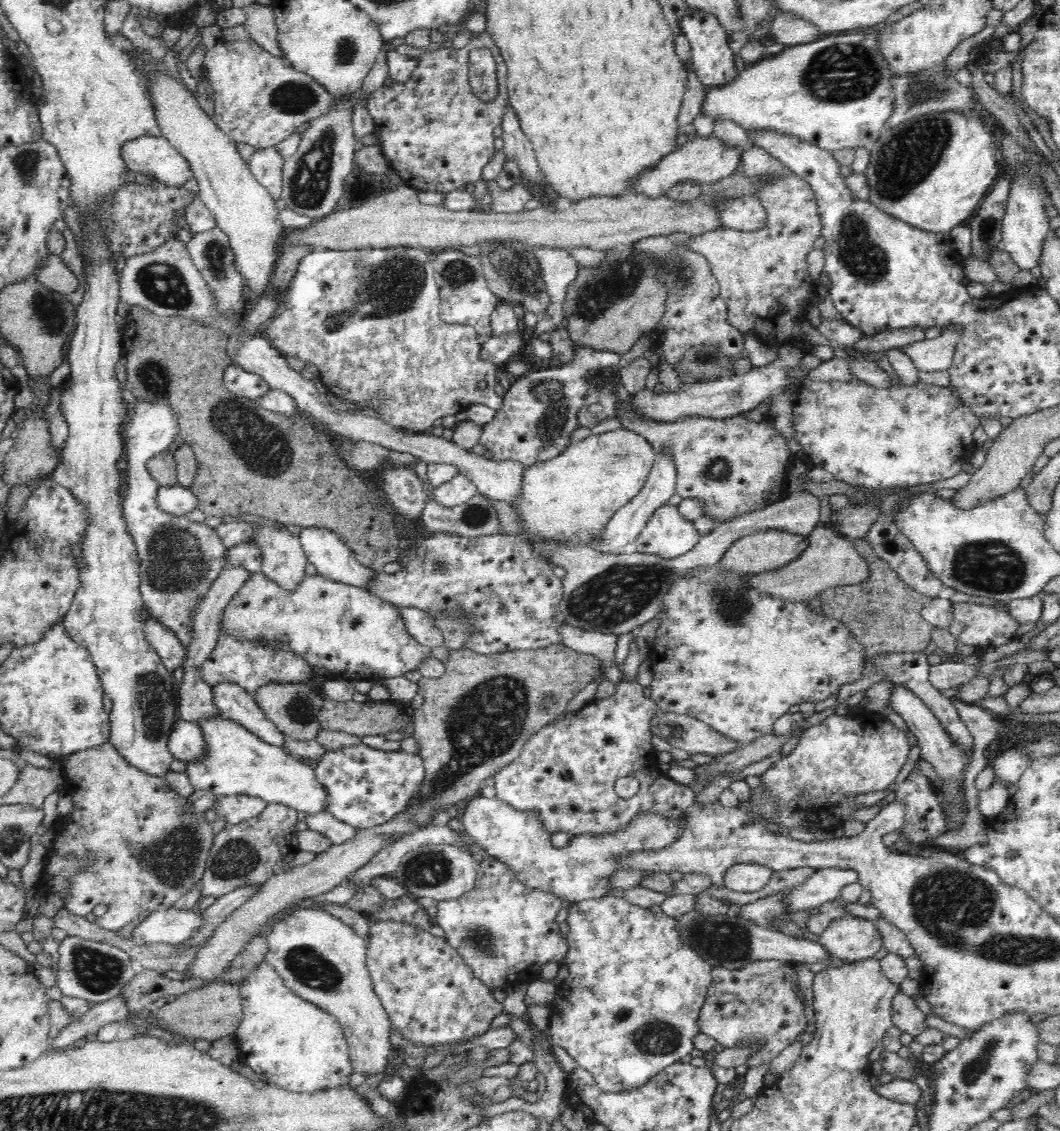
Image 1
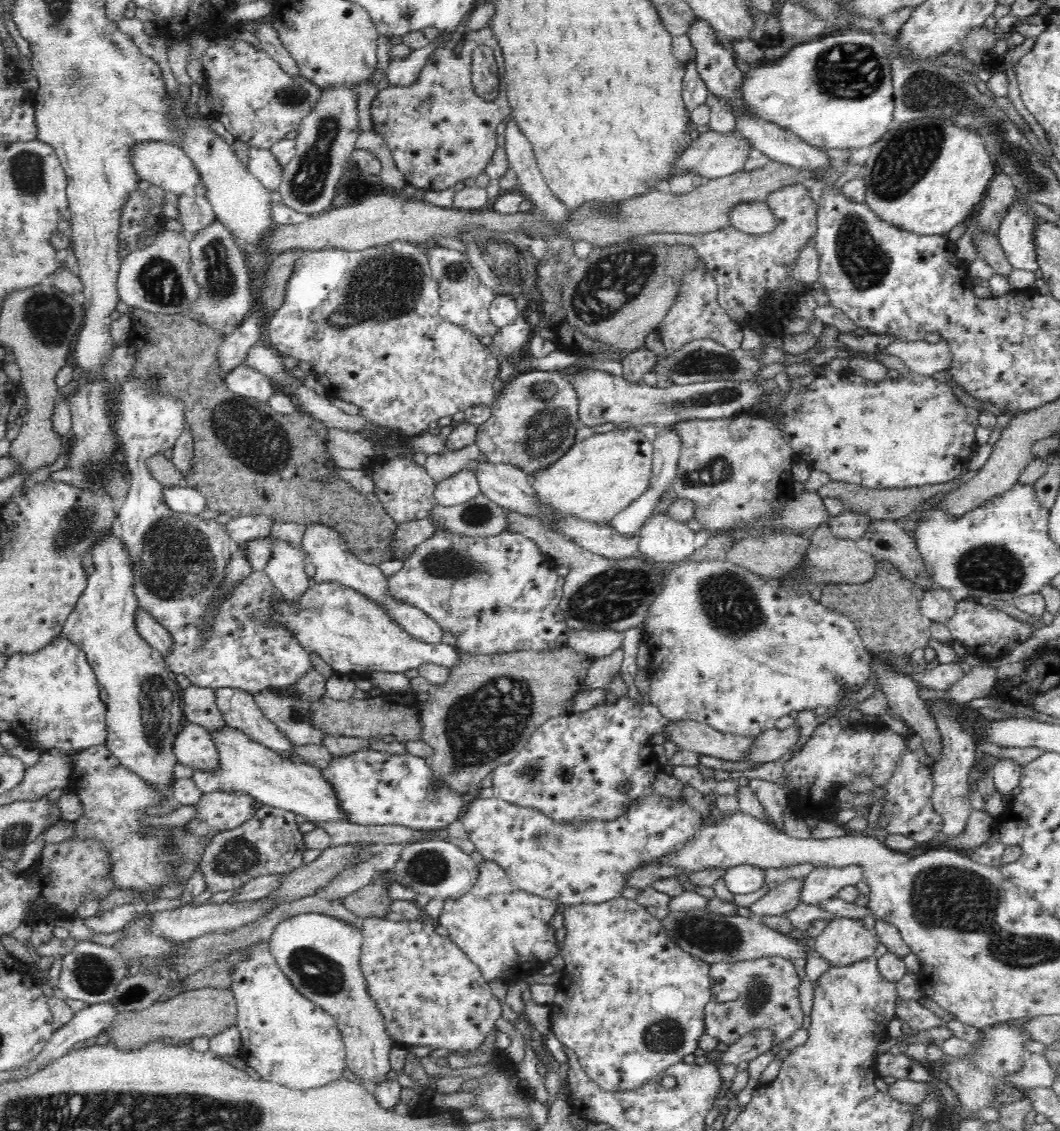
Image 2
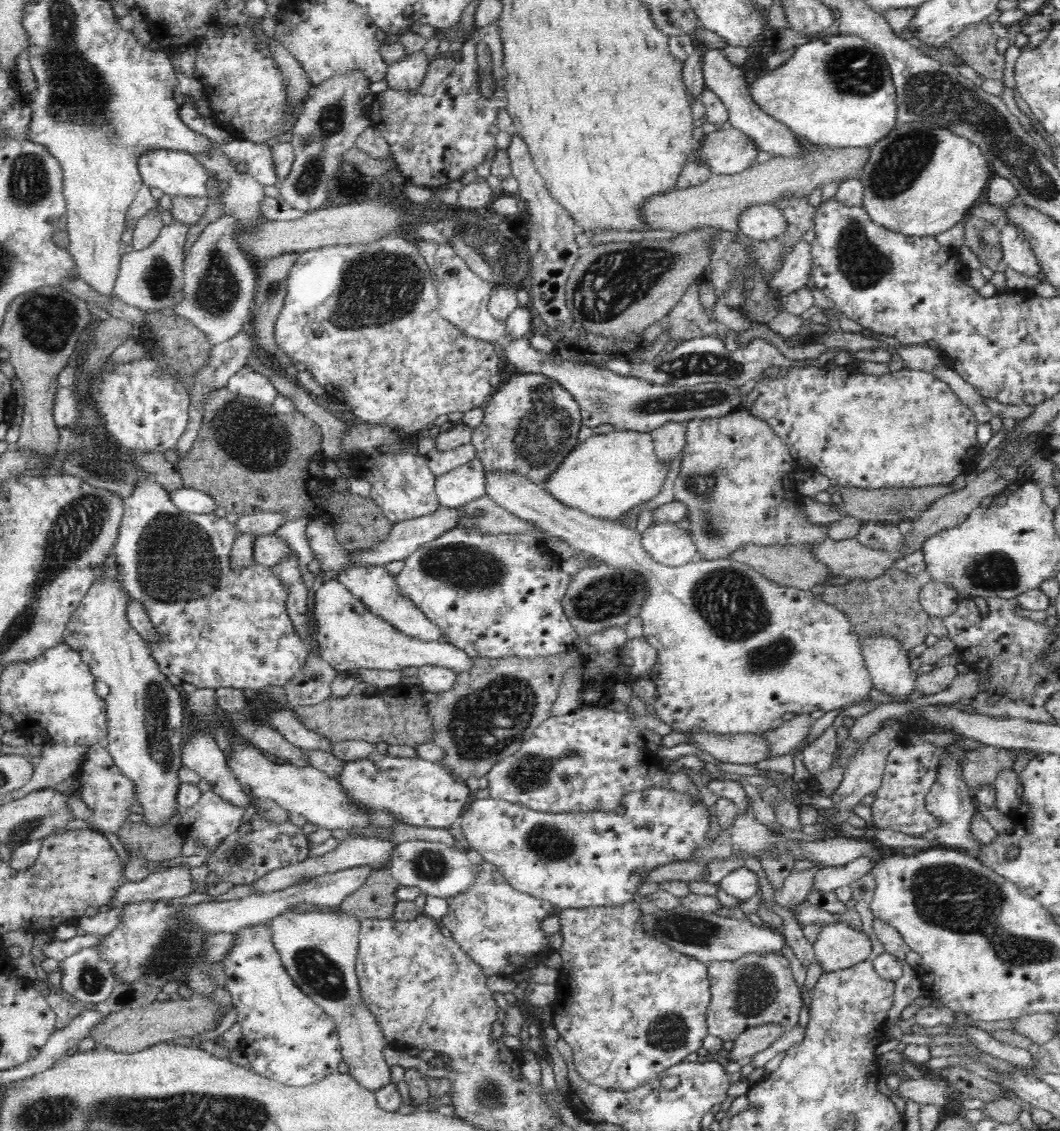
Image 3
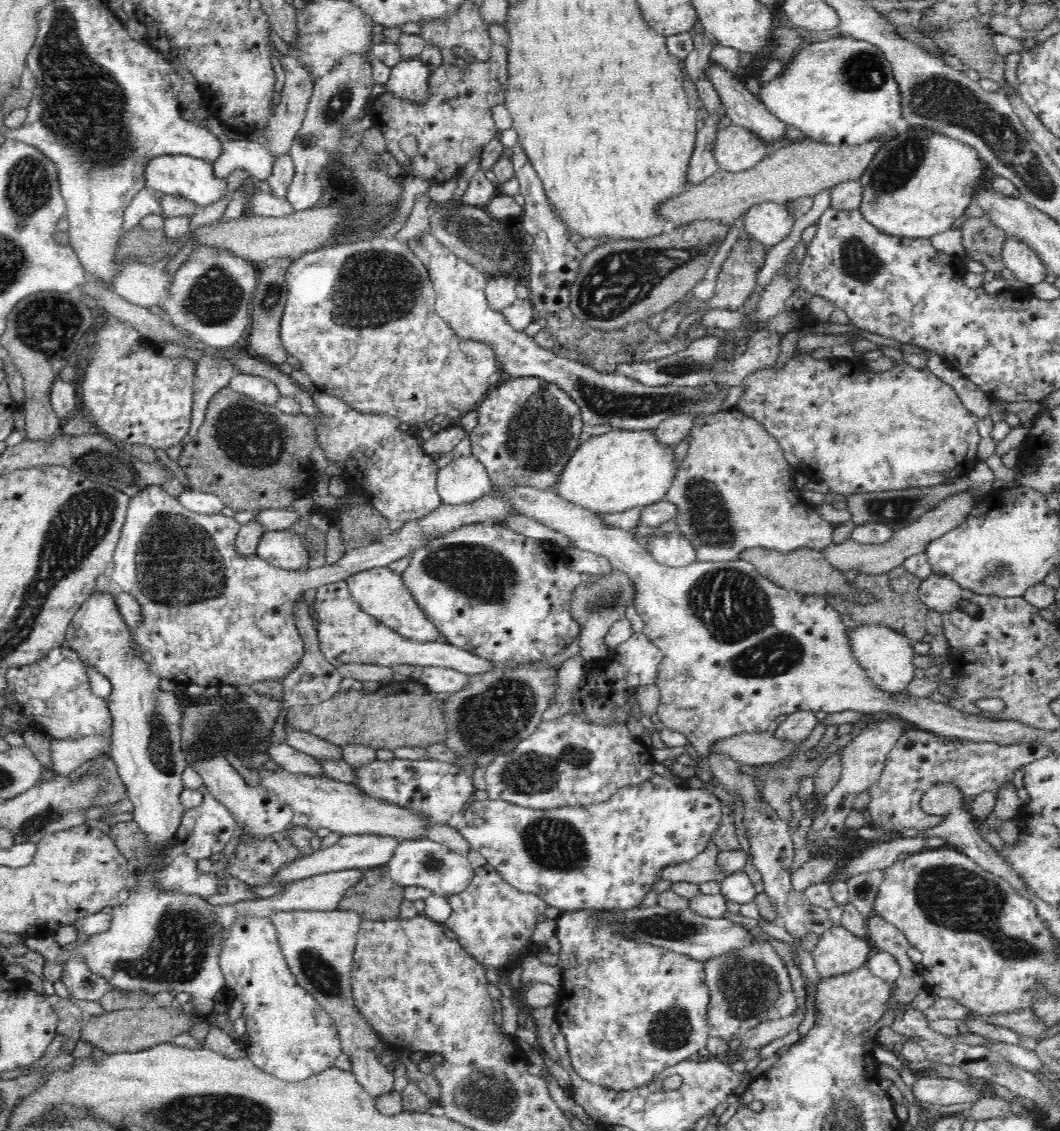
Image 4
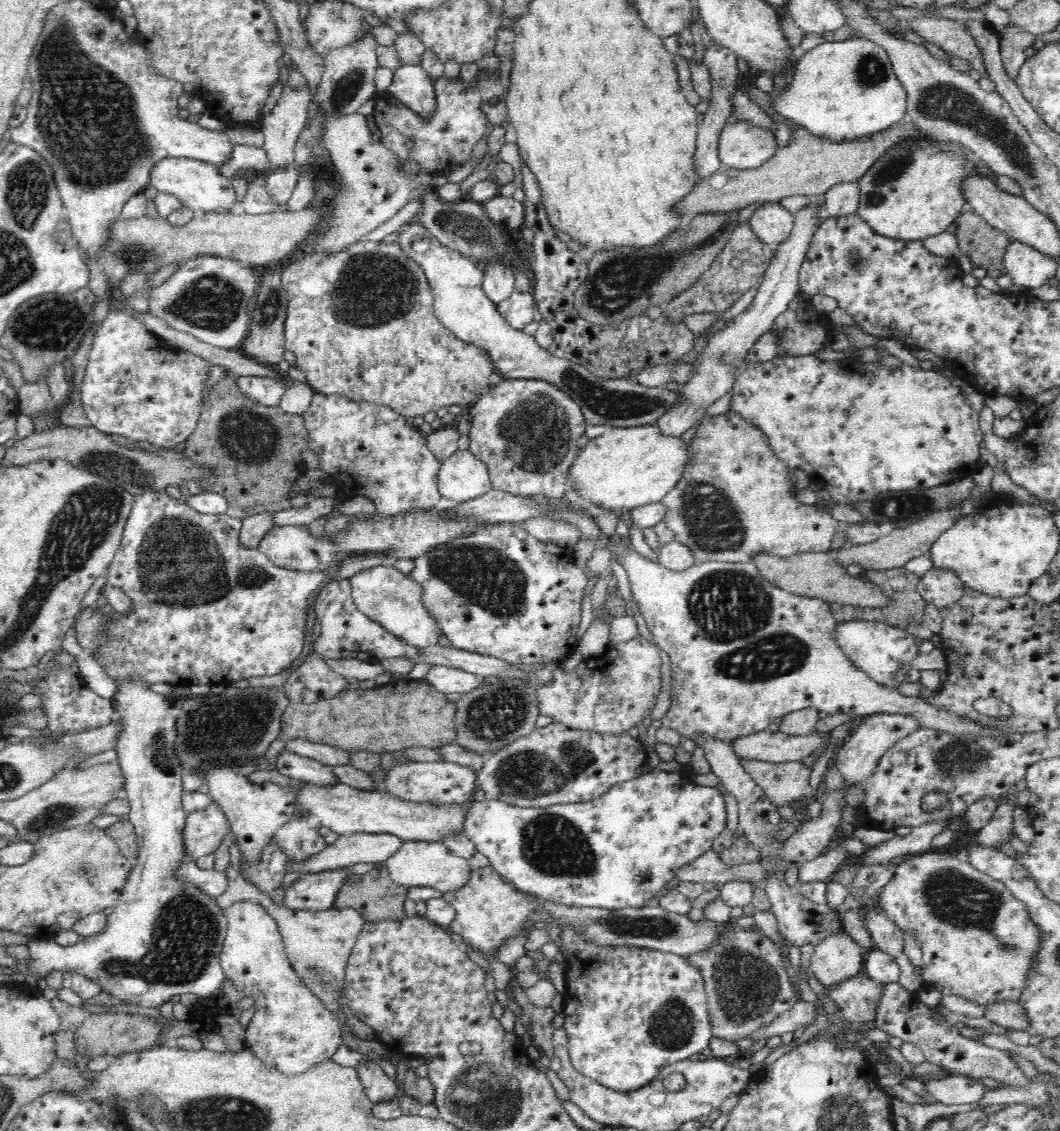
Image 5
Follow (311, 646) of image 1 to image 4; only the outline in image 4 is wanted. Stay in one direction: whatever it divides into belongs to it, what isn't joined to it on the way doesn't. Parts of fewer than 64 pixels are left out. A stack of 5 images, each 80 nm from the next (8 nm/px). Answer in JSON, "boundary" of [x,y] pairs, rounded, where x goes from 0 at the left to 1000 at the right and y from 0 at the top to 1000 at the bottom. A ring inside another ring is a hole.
{"boundary":[[[325,513],[302,518],[295,526],[296,540],[300,543],[299,563],[302,574],[306,581],[316,591],[321,587],[334,586],[366,590],[372,589],[372,587],[387,587],[398,591],[415,589],[443,598],[464,595],[469,592],[469,587],[466,584],[444,578],[444,576],[425,570],[423,568],[389,568],[371,559],[369,555],[366,555],[366,553],[360,552],[345,543],[334,532],[328,515]]]}

